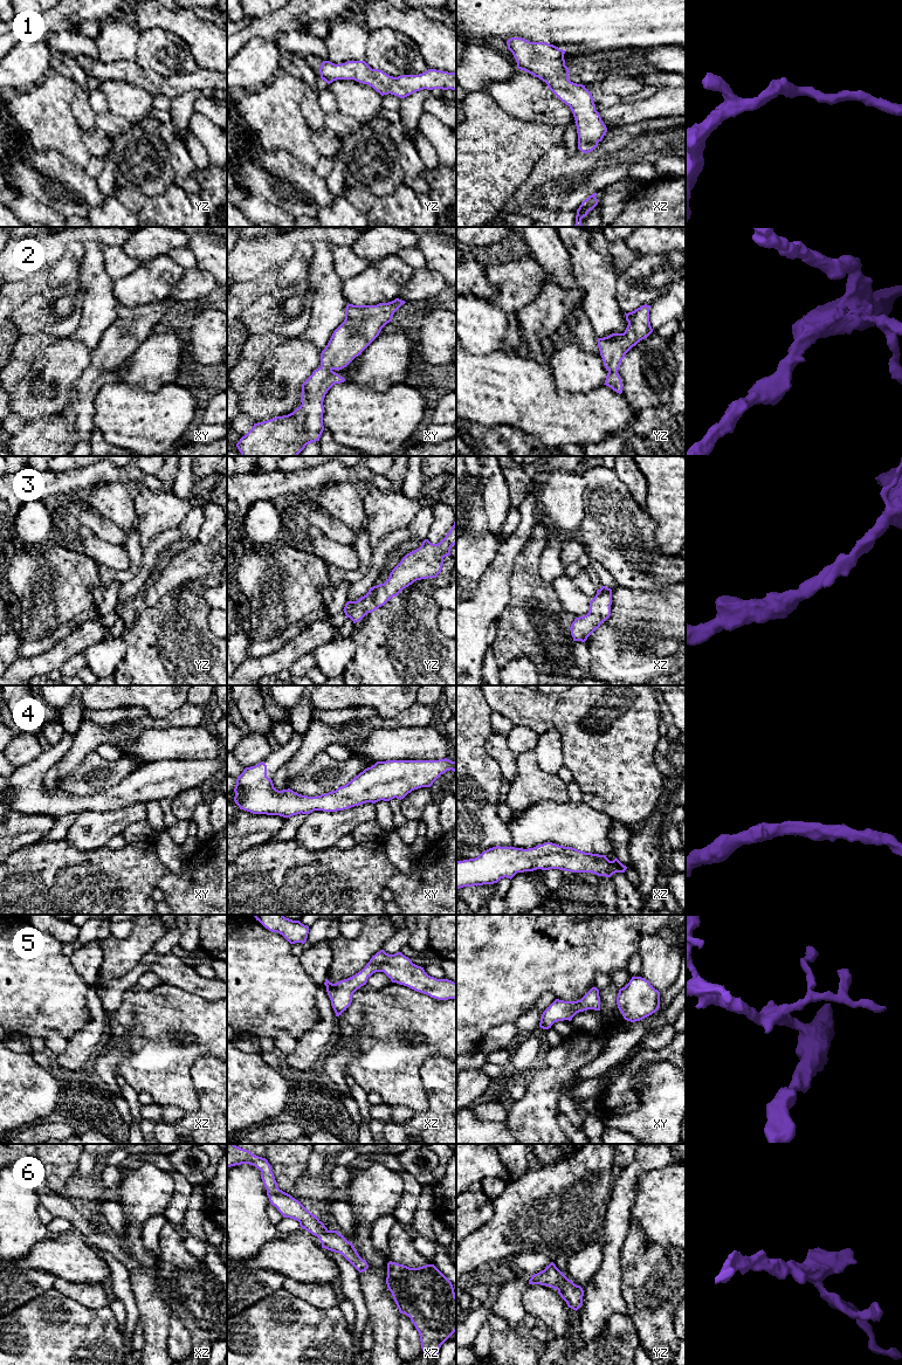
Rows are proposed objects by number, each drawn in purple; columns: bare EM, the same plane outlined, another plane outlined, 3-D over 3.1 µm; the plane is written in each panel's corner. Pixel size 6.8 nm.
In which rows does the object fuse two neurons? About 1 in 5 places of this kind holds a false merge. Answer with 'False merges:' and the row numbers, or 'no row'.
False merges: no row

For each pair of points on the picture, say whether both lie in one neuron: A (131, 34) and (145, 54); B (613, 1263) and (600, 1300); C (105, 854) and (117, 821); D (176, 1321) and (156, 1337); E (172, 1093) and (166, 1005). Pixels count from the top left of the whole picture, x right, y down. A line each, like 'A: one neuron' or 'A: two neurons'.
A: two neurons
B: one neuron
C: two neurons
D: two neurons
E: one neuron

